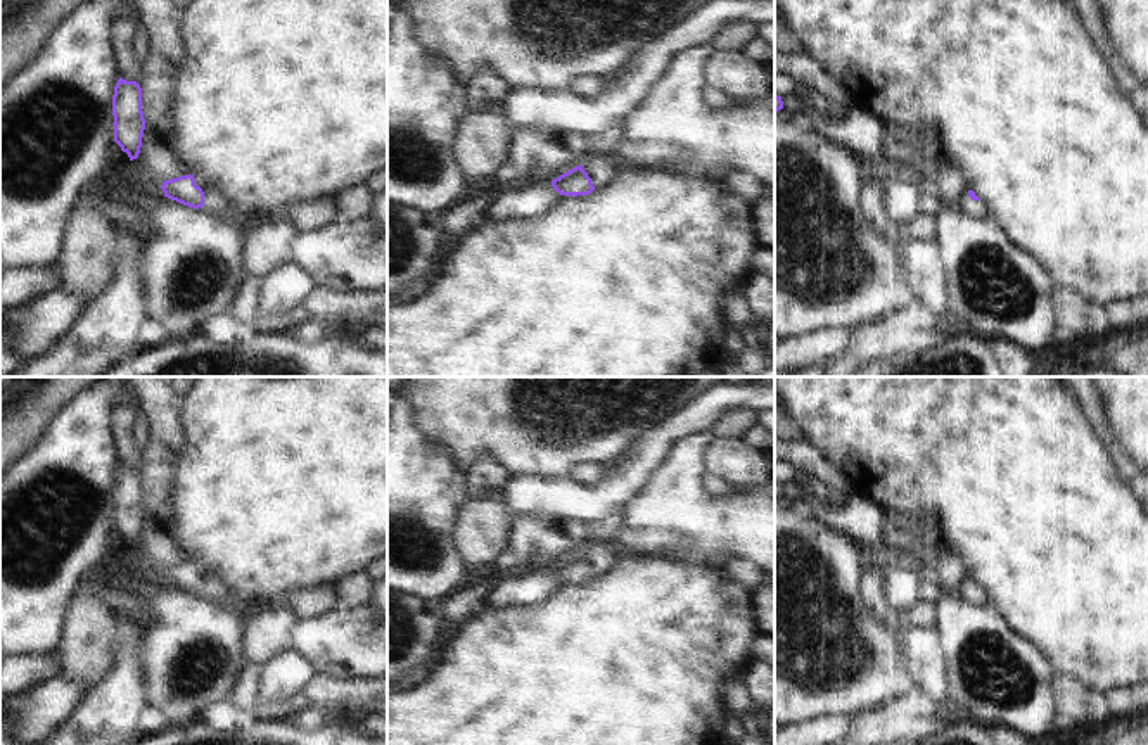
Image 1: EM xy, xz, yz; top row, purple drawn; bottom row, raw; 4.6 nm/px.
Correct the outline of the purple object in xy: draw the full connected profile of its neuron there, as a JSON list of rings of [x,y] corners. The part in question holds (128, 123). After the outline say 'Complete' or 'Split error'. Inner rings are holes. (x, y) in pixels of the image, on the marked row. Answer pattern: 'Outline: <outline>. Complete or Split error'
Outline: [[[118,80],[112,95],[114,142],[137,159],[142,147],[145,119],[142,112],[142,88],[137,81]]]. Complete

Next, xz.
Outline: [[[590,152],[581,164],[552,180],[552,187],[560,195],[588,195],[595,188],[610,183],[617,175],[617,164],[612,154]]]. Split error

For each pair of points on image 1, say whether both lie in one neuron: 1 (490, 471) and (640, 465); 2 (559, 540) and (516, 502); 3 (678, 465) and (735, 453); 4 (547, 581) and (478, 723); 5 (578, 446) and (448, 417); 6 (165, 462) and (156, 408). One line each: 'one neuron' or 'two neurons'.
1: two neurons
2: two neurons
3: two neurons
4: two neurons
5: one neuron
6: one neuron

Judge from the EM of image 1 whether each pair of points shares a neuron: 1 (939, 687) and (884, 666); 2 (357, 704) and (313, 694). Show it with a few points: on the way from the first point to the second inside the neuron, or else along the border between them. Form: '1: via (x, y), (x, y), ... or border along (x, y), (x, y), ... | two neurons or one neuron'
1: border along (898, 640), (899, 652), (915, 685) | two neurons
2: via (346, 697), (324, 694) | one neuron

